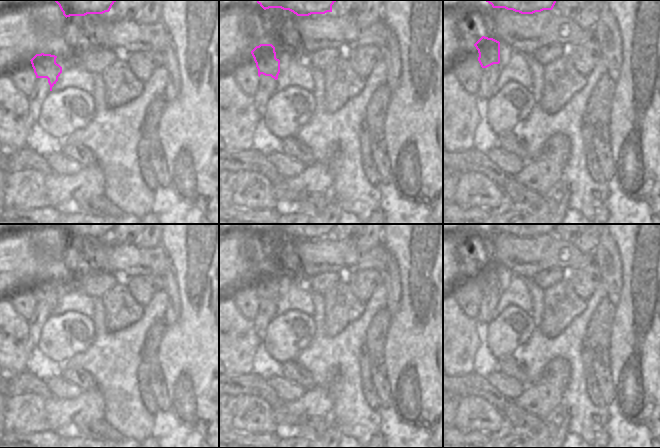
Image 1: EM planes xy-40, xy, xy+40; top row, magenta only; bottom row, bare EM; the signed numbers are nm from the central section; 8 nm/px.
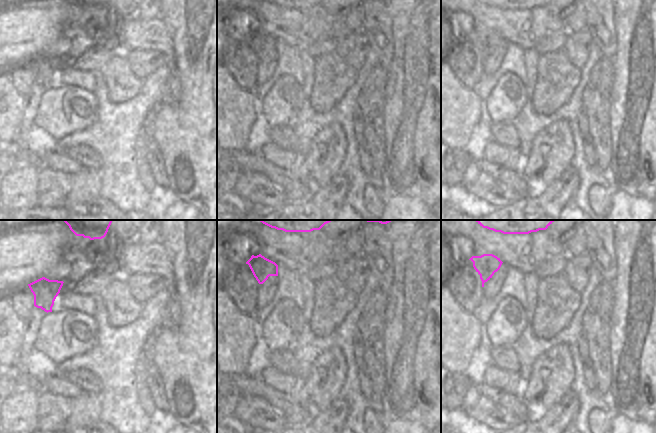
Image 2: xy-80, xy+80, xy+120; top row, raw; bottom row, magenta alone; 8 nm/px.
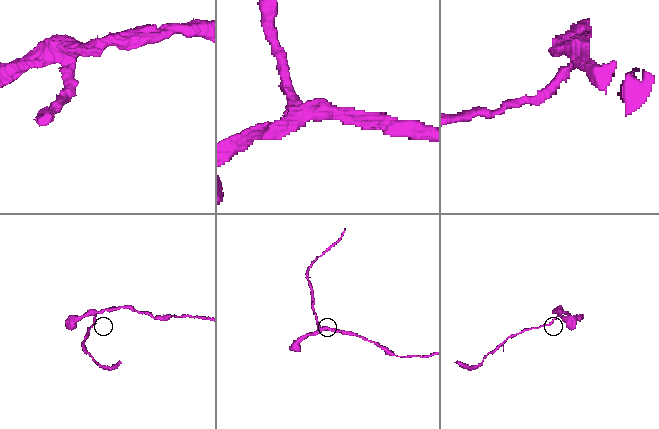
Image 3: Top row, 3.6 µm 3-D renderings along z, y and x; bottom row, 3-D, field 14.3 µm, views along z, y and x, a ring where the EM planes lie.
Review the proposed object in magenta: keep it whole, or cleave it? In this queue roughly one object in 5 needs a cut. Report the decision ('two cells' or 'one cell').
two cells

